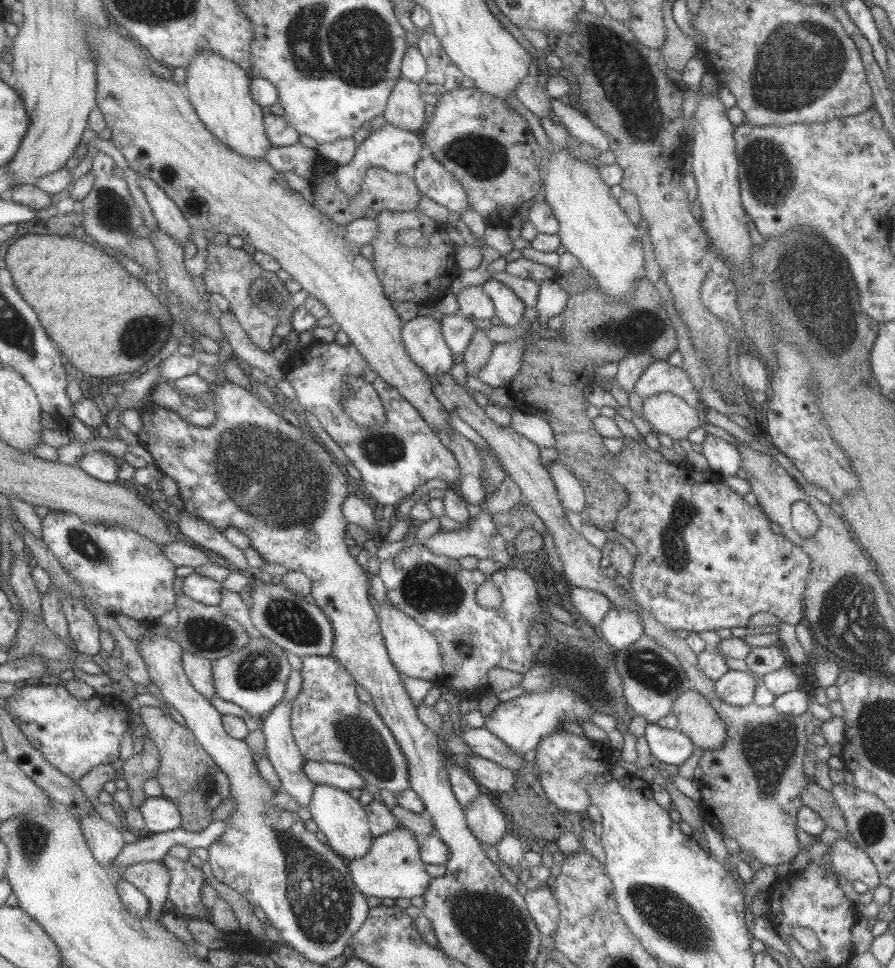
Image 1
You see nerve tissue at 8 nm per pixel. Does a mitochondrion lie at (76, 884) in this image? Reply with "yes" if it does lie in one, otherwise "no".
no

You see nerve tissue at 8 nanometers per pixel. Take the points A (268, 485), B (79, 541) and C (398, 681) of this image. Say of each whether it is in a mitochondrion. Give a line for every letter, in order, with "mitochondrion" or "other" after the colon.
A: mitochondrion
B: mitochondrion
C: other

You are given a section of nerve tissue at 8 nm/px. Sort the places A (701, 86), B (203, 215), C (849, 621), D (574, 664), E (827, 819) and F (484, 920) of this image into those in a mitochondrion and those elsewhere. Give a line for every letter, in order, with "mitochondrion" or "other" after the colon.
A: other
B: other
C: mitochondrion
D: mitochondrion
E: other
F: mitochondrion

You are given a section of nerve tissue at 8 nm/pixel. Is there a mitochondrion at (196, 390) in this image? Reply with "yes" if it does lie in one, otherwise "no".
no

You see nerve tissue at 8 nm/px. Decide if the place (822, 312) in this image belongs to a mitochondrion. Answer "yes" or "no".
yes

